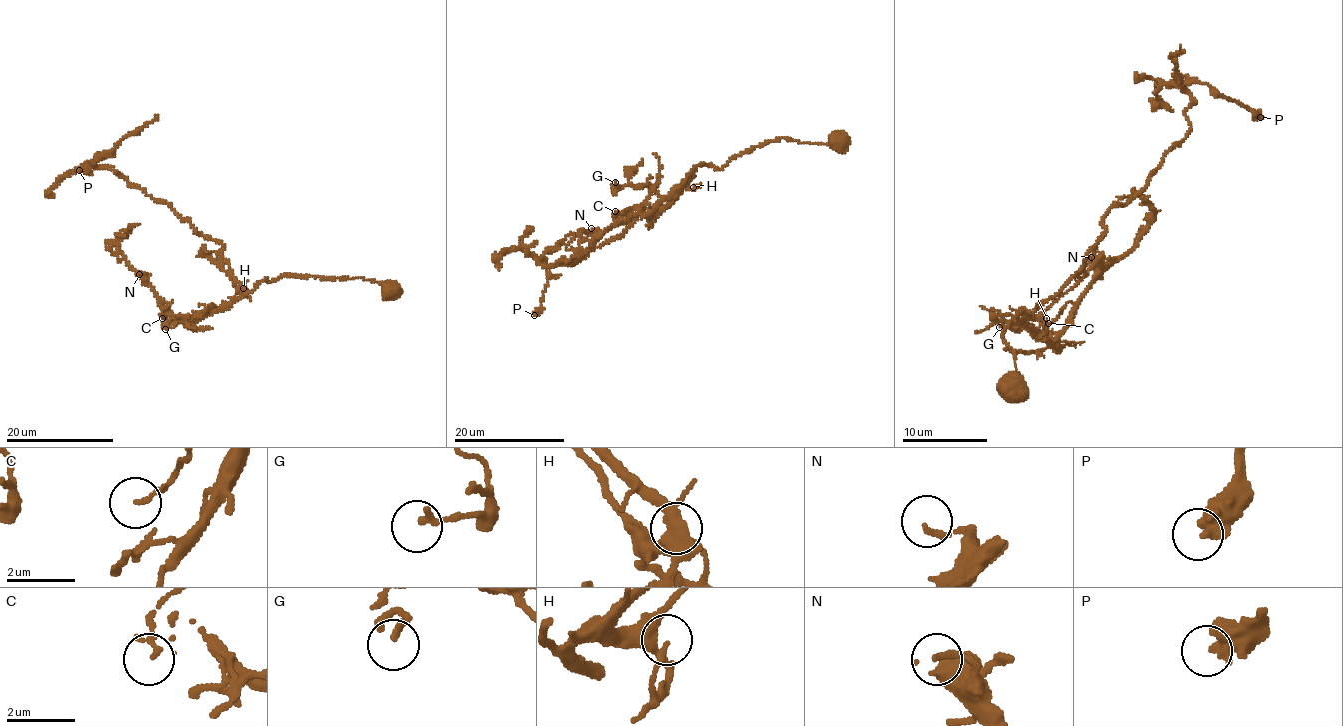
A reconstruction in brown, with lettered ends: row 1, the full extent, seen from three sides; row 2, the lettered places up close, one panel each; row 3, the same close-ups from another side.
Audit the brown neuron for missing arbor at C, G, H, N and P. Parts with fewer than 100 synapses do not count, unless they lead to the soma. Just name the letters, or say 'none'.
none

